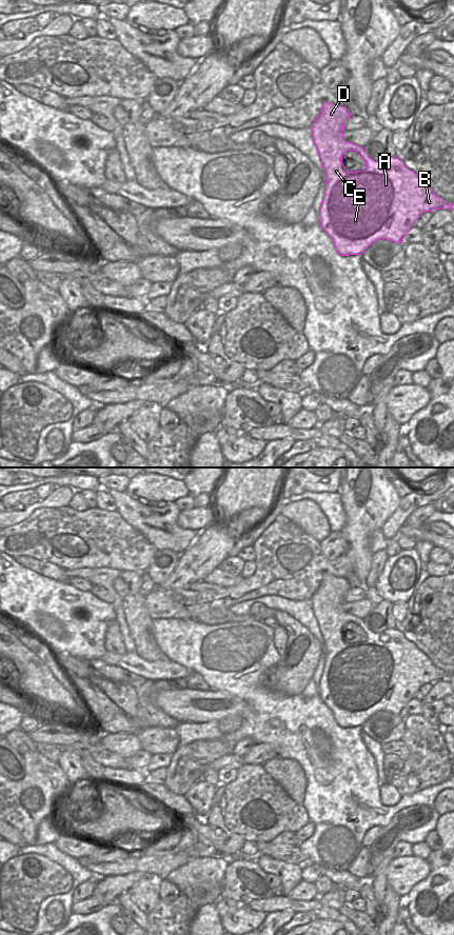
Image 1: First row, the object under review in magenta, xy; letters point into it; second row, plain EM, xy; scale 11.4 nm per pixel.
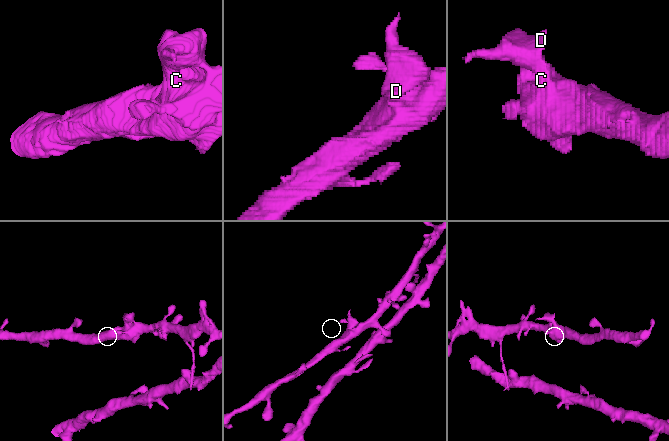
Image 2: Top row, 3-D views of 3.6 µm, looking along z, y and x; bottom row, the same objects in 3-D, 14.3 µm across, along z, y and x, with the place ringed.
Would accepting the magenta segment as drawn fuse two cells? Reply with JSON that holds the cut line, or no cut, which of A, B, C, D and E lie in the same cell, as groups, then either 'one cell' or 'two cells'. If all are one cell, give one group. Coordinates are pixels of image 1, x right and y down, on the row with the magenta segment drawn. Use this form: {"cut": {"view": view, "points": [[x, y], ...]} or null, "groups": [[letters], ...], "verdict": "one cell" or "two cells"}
{"cut": null, "groups": [["A", "B", "C", "D", "E"]], "verdict": "one cell"}

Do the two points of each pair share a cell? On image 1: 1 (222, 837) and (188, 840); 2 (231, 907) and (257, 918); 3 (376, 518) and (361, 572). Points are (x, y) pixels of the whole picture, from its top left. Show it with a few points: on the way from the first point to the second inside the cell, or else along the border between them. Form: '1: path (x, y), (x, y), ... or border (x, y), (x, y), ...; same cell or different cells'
1: border (191, 832), (195, 843); different cells
2: border (239, 904), (232, 914), (226, 914), (221, 918); different cells
3: path (362, 532), (361, 558); same cell

